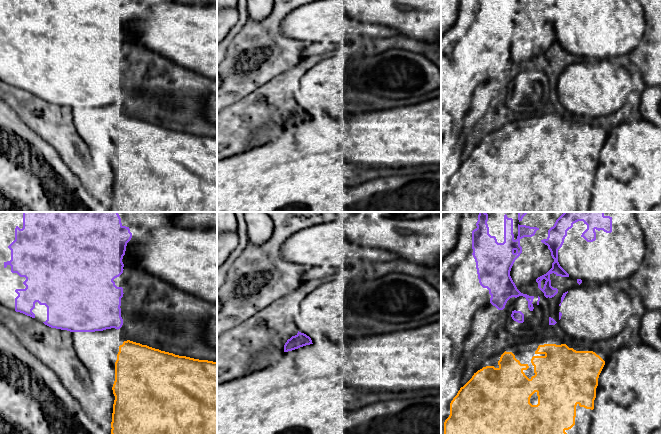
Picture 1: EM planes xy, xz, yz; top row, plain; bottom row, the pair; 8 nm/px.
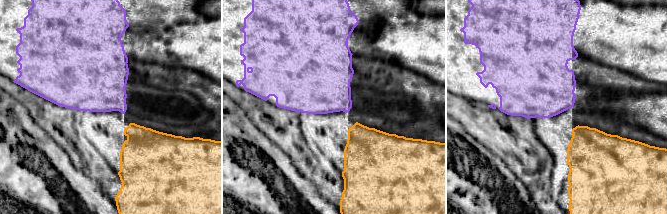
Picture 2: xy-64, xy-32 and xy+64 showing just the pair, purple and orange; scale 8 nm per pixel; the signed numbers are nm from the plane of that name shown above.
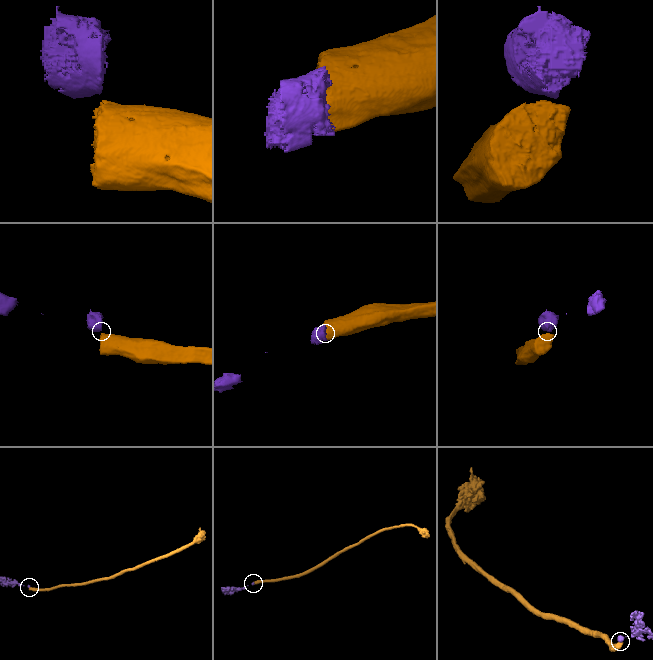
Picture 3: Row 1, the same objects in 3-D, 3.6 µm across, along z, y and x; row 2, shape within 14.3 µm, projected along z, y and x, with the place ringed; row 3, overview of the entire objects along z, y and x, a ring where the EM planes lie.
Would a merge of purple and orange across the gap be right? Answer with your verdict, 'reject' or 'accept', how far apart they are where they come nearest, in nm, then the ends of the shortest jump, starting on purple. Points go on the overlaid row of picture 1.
accept | 110 nm | xy (117, 329), (124, 341)

